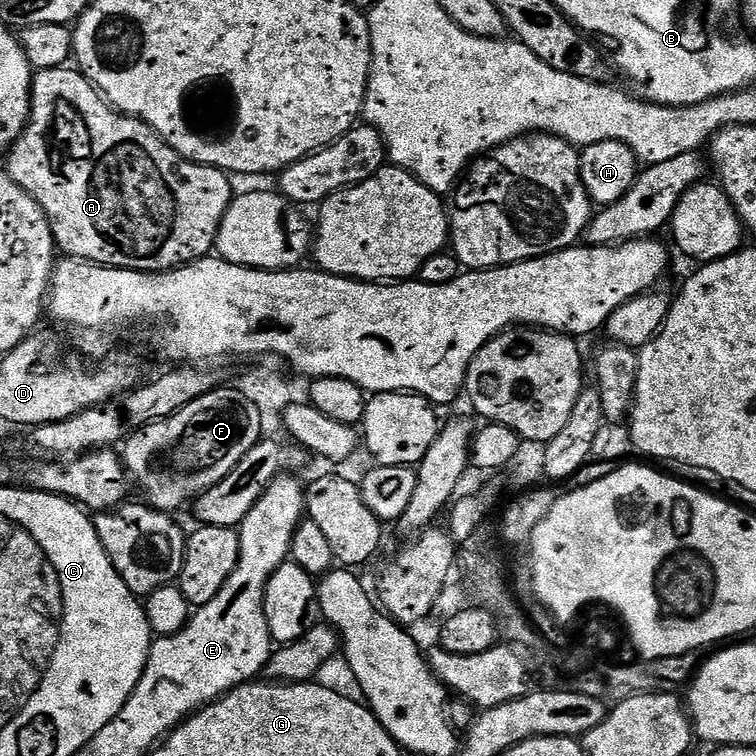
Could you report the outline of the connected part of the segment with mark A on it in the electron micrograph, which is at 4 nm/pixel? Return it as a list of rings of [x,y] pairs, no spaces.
[[[72,66],[58,68],[42,68],[35,73],[30,93],[30,119],[23,132],[15,137],[11,145],[12,153],[8,156],[6,171],[17,186],[29,192],[36,199],[38,206],[46,214],[50,222],[52,237],[56,240],[57,249],[65,257],[74,260],[89,260],[90,263],[106,268],[129,268],[135,272],[169,272],[171,268],[180,268],[184,264],[192,264],[195,260],[203,260],[216,247],[216,235],[222,226],[222,218],[232,205],[234,191],[229,173],[222,168],[211,168],[205,164],[195,164],[179,156],[149,124],[125,116],[116,111],[96,90],[95,84],[84,77],[84,73]]]

